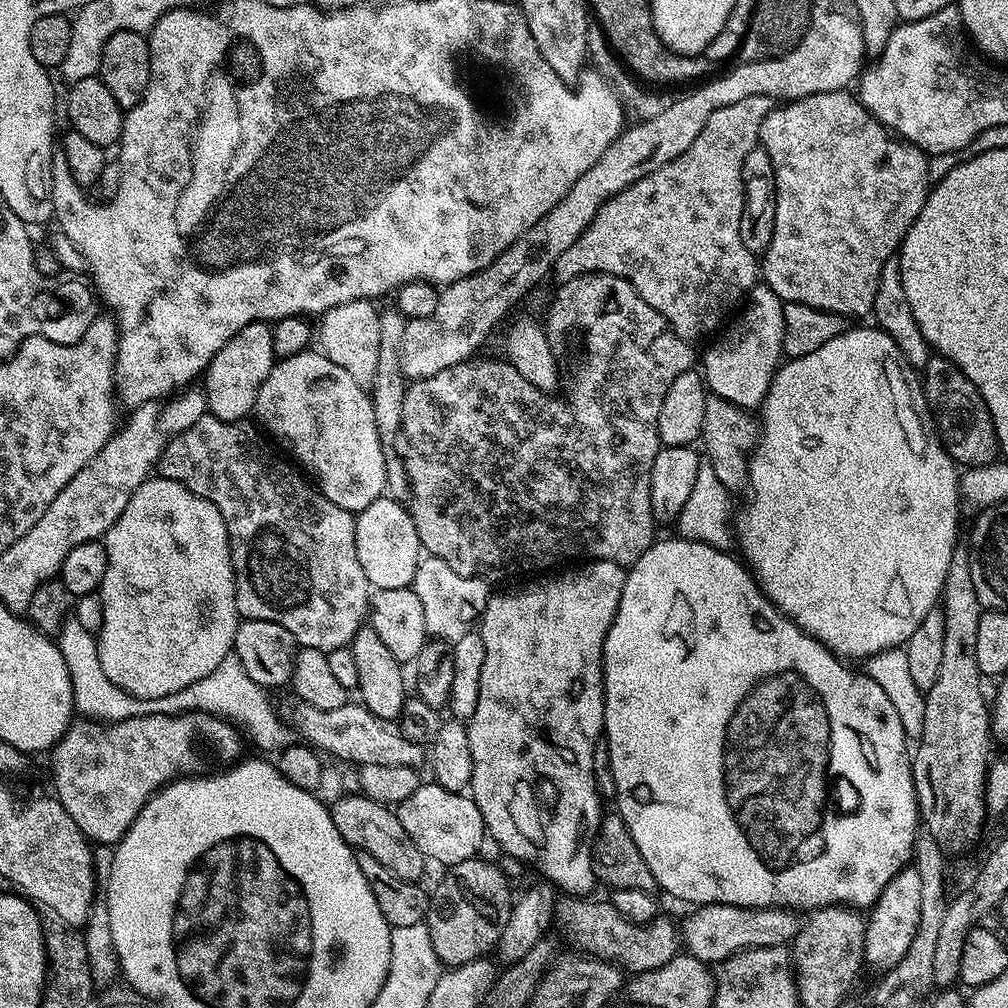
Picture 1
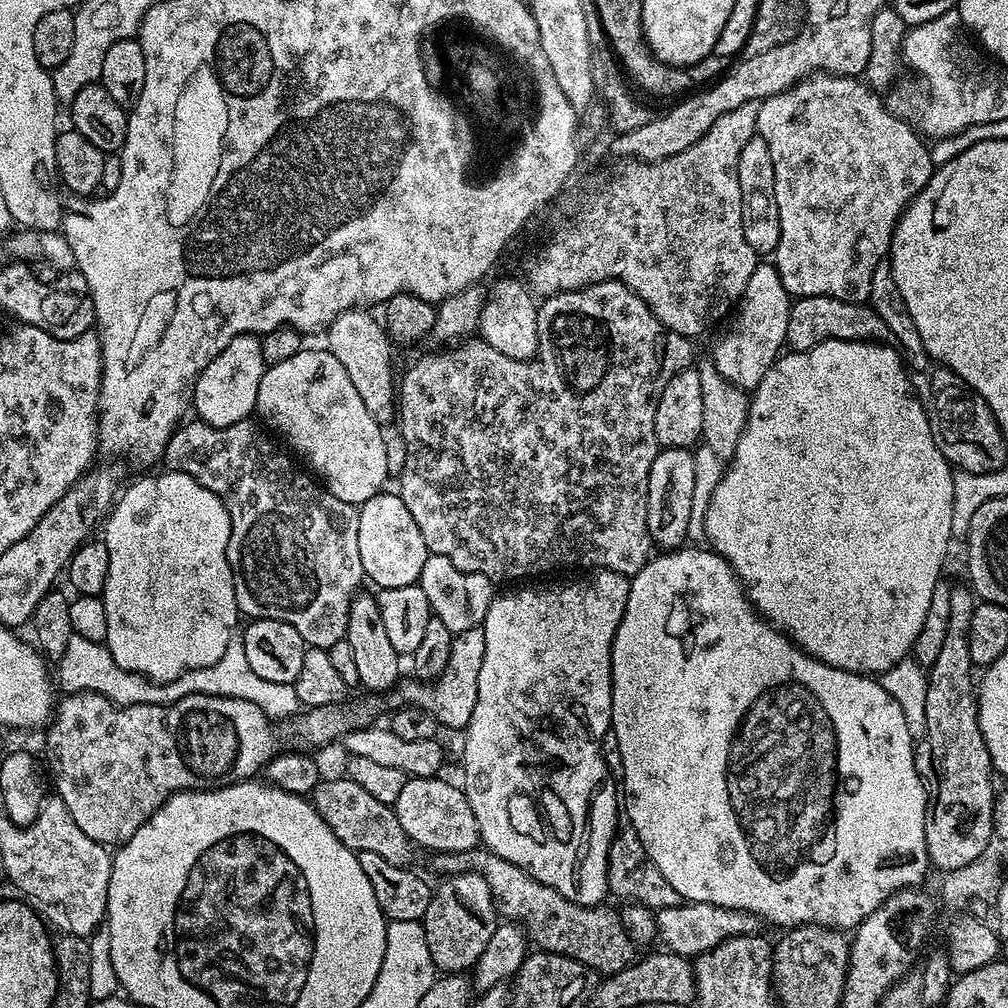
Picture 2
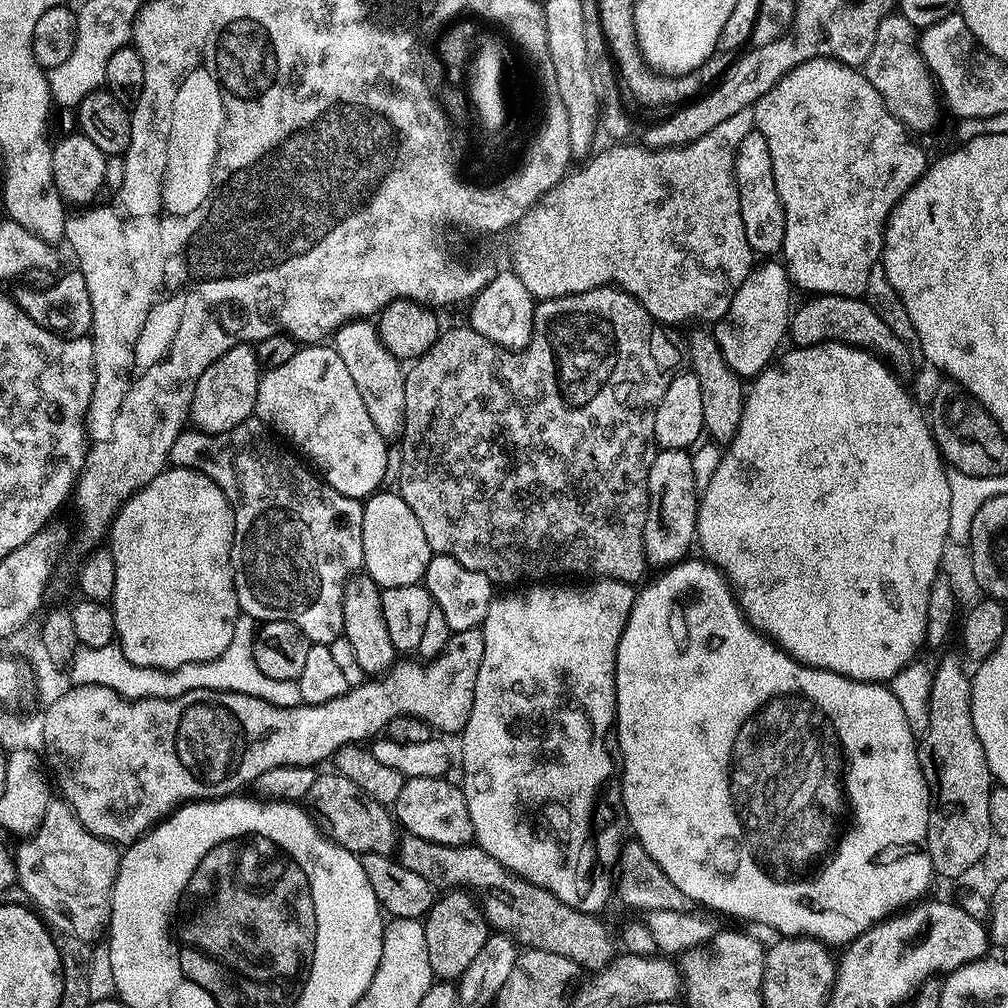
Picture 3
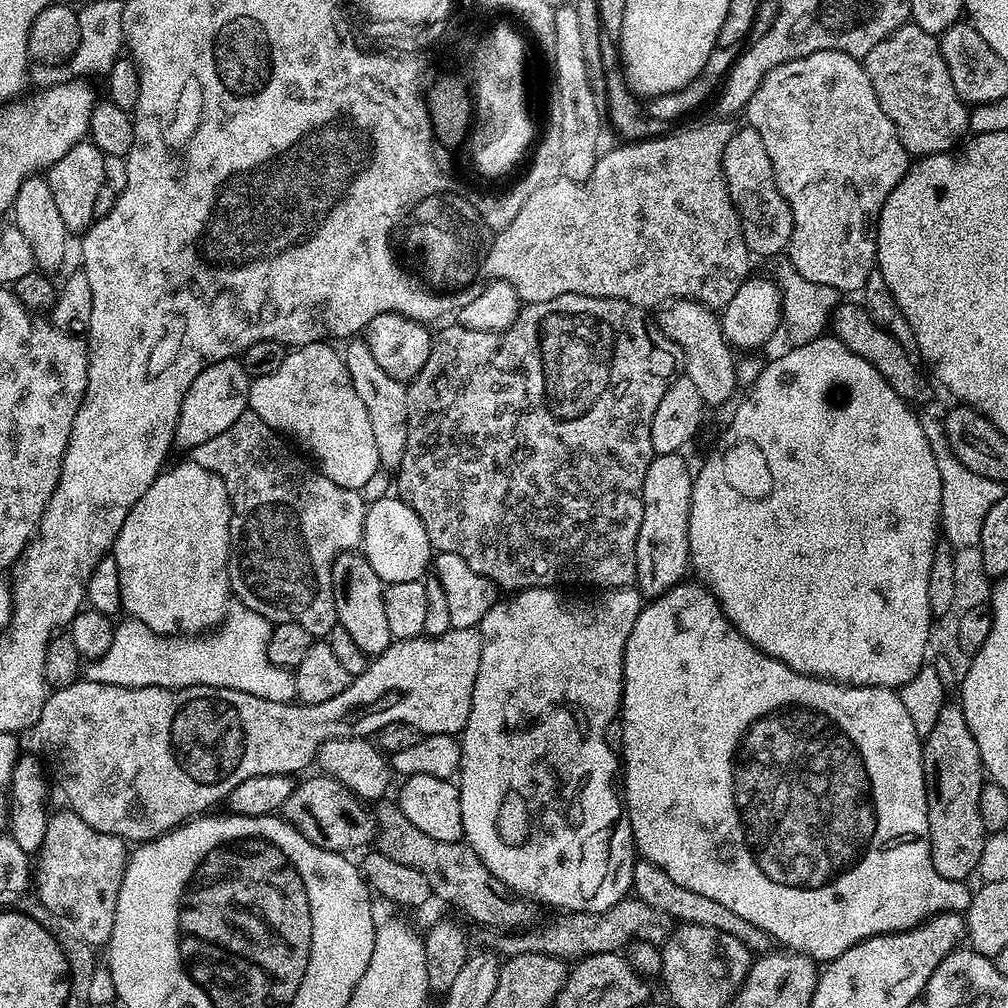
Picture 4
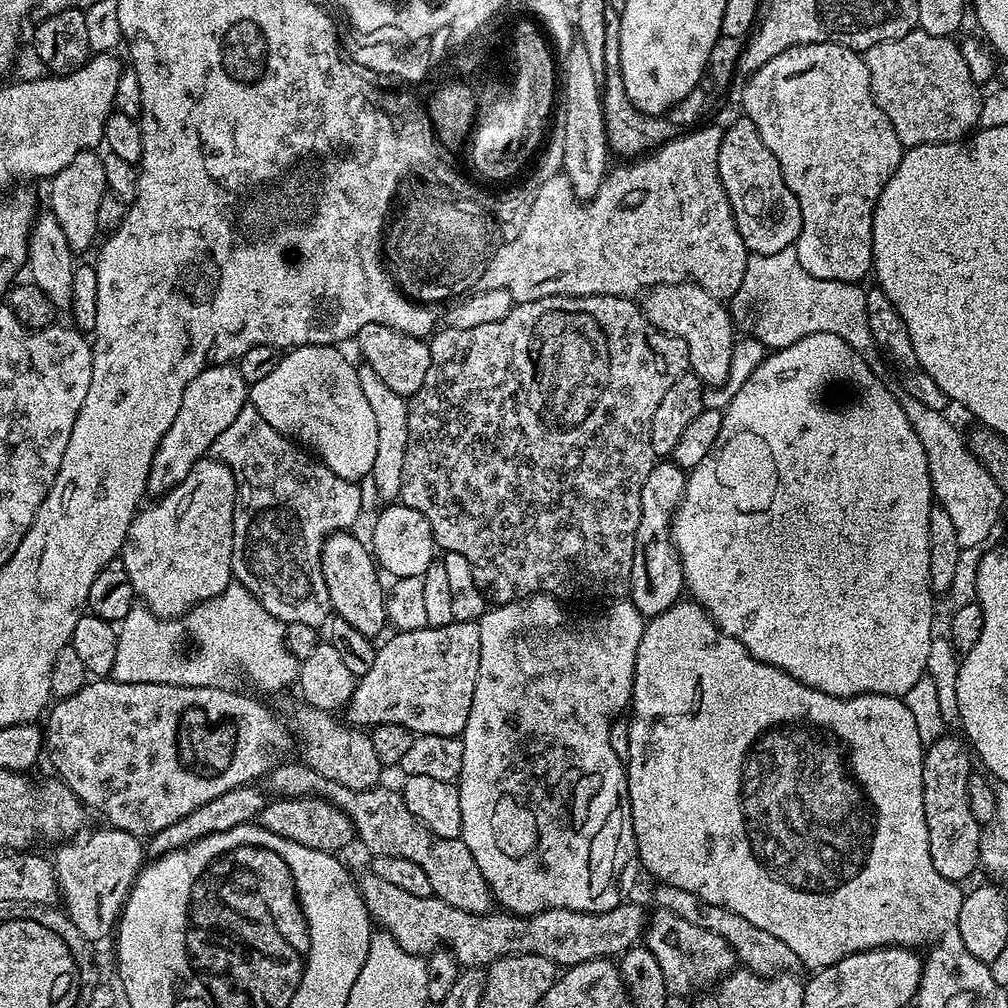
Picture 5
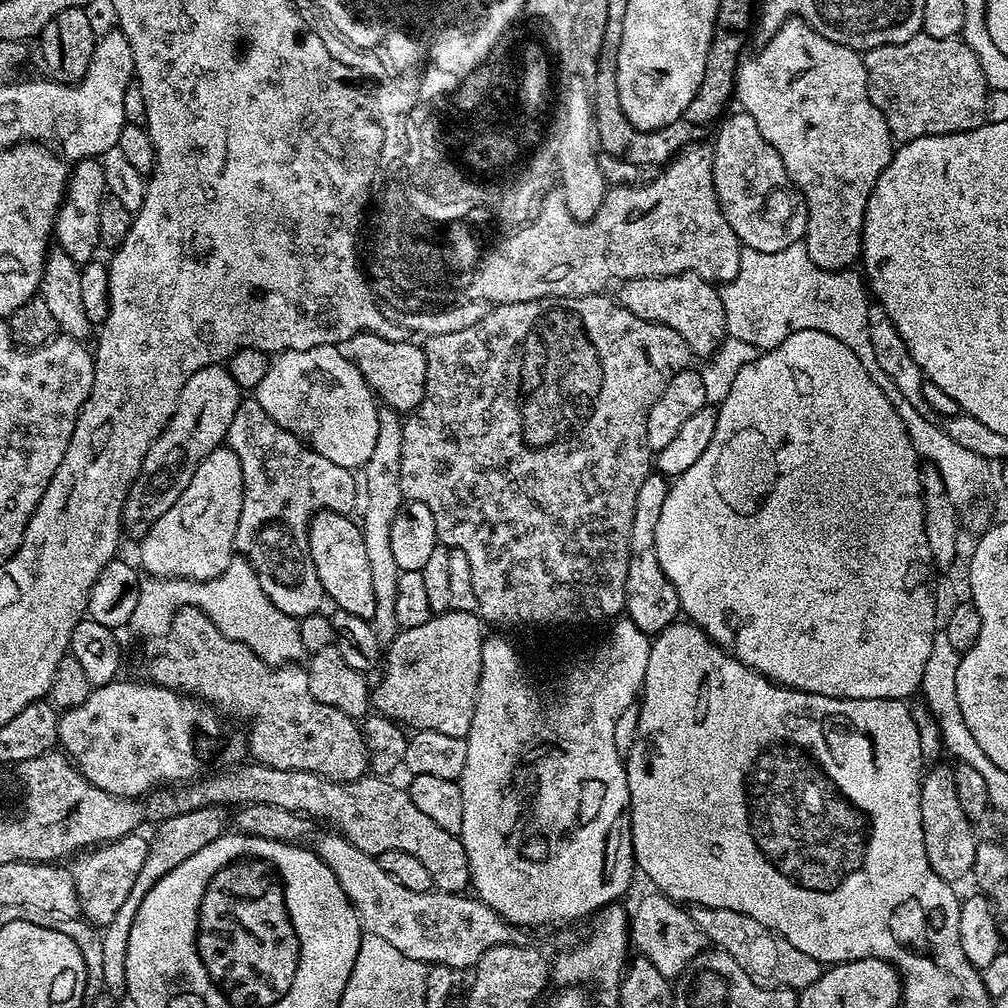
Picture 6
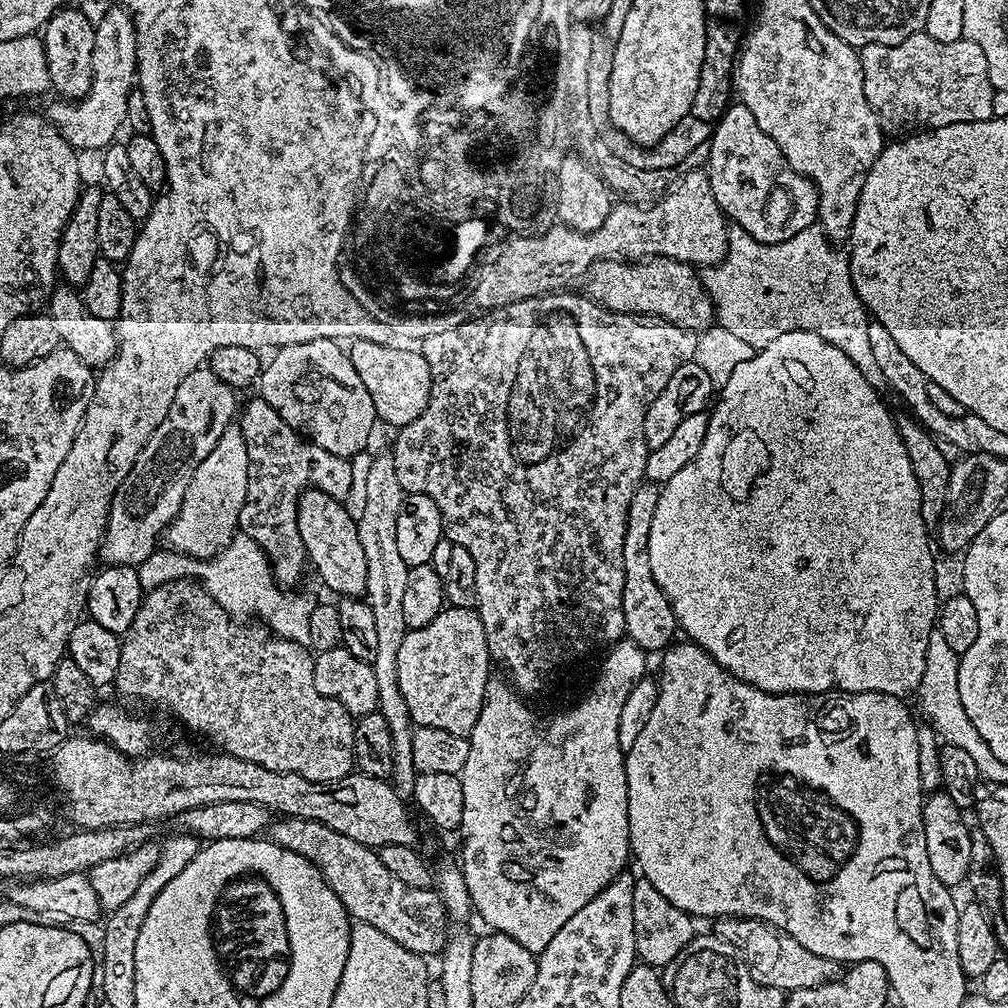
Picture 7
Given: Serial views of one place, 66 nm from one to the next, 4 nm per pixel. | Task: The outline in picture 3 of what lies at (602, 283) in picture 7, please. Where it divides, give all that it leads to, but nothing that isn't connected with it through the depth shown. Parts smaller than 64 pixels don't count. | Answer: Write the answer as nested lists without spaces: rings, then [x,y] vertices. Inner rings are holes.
[[[711,331],[696,332],[689,338],[686,356],[687,359],[688,356],[692,359],[690,371],[696,375],[702,386],[702,418],[707,435],[716,444],[727,446],[740,425],[746,395],[745,385],[740,385],[743,384],[741,377],[734,370],[730,370],[730,366],[726,366],[726,358],[722,358],[722,350]]]

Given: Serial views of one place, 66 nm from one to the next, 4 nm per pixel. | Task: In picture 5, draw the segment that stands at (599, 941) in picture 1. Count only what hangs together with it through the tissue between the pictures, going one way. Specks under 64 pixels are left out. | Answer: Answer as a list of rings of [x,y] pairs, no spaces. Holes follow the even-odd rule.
[[[288,763],[277,764],[266,777],[267,791],[273,797],[323,796],[348,815],[350,822],[356,828],[355,839],[364,843],[368,854],[410,858],[410,862],[418,862],[418,866],[422,866],[426,878],[430,881],[432,895],[439,900],[445,900],[450,906],[479,916],[493,911],[492,891],[486,878],[482,878],[482,870],[478,870],[478,862],[474,862],[474,854],[470,854],[470,846],[466,846],[464,840],[440,838],[438,834],[431,832],[421,820],[410,814],[410,806],[406,806],[403,795],[397,789],[395,792],[392,788],[377,786],[366,790],[350,790],[318,774],[318,770],[314,770],[306,763]]]

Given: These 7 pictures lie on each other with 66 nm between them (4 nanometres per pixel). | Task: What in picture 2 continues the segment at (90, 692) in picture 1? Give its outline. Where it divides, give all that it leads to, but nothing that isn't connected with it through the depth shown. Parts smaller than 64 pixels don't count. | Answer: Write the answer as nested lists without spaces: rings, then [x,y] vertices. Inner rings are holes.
[[[73,634],[70,642],[66,642],[66,654],[58,662],[60,668],[60,684],[65,693],[97,692],[114,701],[115,704],[173,704],[197,692],[211,696],[229,696],[246,702],[254,702],[254,706],[261,708],[270,718],[276,716],[295,717],[301,711],[302,705],[295,687],[291,684],[266,682],[250,670],[250,662],[246,662],[246,650],[243,639],[233,638],[230,646],[226,646],[226,654],[214,666],[199,668],[193,672],[184,672],[177,680],[169,684],[149,682],[135,672],[127,672],[118,667],[114,658],[104,644],[95,644],[86,638]]]

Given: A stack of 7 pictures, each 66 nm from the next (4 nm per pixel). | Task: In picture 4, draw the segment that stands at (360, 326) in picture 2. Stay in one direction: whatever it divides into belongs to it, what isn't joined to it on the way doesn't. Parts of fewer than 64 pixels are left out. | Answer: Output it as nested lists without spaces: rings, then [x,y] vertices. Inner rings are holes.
[[[363,338],[349,339],[343,345],[342,355],[350,374],[350,382],[354,382],[354,390],[358,390],[358,398],[362,398],[366,414],[370,414],[370,427],[374,429],[374,442],[378,445],[381,469],[399,469],[402,454],[406,454],[408,433],[408,390],[405,381],[394,379],[386,374],[386,370],[382,370],[382,366],[378,366],[377,359],[374,354],[370,354],[370,346],[366,346]]]

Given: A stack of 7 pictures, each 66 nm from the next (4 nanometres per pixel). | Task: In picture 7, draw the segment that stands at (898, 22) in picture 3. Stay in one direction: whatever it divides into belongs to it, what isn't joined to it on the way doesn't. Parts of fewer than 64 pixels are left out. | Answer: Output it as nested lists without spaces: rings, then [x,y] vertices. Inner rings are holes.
[[[916,32],[910,38],[906,38],[897,44],[868,44],[865,48],[859,49],[860,65],[862,66],[862,82],[866,90],[866,102],[878,114],[880,125],[884,127],[885,133],[900,132],[899,134],[915,134],[921,130],[937,128],[938,126],[954,126],[958,122],[982,122],[983,120],[992,119],[994,110],[994,94],[996,93],[990,82],[990,75],[987,69],[987,62],[982,48],[977,43],[966,39],[958,42],[938,42],[930,38],[928,33]]]

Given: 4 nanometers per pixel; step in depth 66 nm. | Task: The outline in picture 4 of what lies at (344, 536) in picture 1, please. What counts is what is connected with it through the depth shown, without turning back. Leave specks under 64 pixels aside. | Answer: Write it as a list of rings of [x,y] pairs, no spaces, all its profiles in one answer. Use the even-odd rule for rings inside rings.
[[[249,410],[240,415],[230,430],[222,430],[222,434],[210,438],[210,442],[202,442],[197,448],[191,449],[190,460],[218,474],[226,482],[232,503],[232,545],[228,559],[232,596],[276,624],[297,624],[313,638],[324,638],[338,624],[332,567],[343,552],[361,547],[368,509],[366,500],[360,497],[363,495],[357,489],[330,482],[330,478],[313,467],[303,455],[295,456],[287,446],[285,437],[266,426],[258,414]]]

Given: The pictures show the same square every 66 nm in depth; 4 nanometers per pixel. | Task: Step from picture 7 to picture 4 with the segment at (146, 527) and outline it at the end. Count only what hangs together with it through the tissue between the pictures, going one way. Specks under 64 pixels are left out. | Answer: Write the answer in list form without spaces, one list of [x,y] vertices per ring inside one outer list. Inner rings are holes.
[[[239,359],[223,360],[210,365],[190,386],[186,398],[182,402],[182,410],[178,414],[175,443],[185,450],[197,448],[202,442],[210,442],[222,430],[230,430],[234,422],[238,422],[241,414],[249,411],[248,386],[250,377]]]

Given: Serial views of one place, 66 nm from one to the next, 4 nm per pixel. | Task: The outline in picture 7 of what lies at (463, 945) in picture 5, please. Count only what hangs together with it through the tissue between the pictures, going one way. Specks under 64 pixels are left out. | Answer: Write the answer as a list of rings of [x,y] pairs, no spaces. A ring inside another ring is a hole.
[[[297,816],[273,819],[266,836],[273,844],[294,850],[294,854],[302,854],[302,858],[309,860],[323,874],[330,890],[338,894],[353,921],[375,926],[389,938],[394,938],[398,946],[406,946],[406,950],[417,952],[419,956],[428,958],[431,952],[443,952],[450,921],[440,896],[432,888],[406,886],[406,882],[394,878],[394,874],[382,866],[377,849],[362,846],[362,842],[354,842],[354,838],[338,834],[338,830],[330,830],[330,826],[322,822]]]

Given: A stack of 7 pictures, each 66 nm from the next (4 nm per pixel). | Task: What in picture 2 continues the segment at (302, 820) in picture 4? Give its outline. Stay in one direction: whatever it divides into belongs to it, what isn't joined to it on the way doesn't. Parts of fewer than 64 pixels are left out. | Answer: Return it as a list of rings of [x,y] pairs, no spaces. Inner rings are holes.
[[[341,778],[341,780],[325,779],[312,791],[310,802],[316,812],[330,826],[334,838],[342,842],[357,854],[369,852],[386,858],[386,862],[394,862],[394,866],[405,867],[412,856],[414,846],[409,840],[406,830],[402,830],[402,822],[398,822],[393,805],[378,802],[367,790],[362,790],[358,782]]]

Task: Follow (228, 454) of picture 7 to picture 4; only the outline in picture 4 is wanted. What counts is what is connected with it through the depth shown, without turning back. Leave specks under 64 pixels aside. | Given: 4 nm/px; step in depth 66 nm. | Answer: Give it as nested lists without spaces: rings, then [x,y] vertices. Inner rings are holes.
[[[191,462],[170,468],[161,471],[150,490],[146,490],[146,494],[134,502],[126,514],[126,522],[122,522],[122,530],[118,530],[110,556],[118,566],[123,611],[161,636],[192,638],[223,624],[224,615],[230,607],[232,583],[228,577],[228,559],[232,545],[232,503],[226,482],[218,474]]]

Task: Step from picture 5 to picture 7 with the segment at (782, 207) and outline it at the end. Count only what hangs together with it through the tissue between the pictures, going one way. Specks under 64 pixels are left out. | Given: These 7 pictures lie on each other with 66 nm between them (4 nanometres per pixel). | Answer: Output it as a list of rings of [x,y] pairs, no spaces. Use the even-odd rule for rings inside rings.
[[[739,102],[728,105],[722,118],[716,121],[710,140],[710,156],[706,165],[710,190],[724,212],[725,217],[735,227],[746,230],[750,238],[763,244],[781,244],[786,238],[794,238],[802,230],[813,227],[818,220],[818,202],[820,195],[816,185],[798,174],[786,162],[782,150],[778,150],[778,142],[754,122],[754,114],[746,110],[746,106]]]

